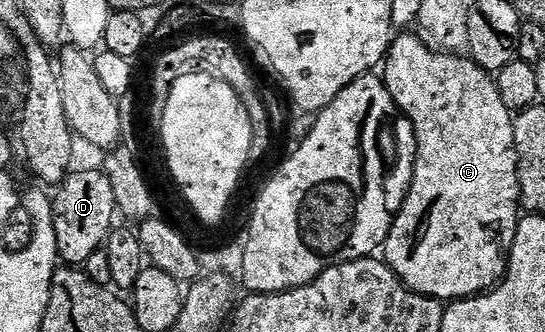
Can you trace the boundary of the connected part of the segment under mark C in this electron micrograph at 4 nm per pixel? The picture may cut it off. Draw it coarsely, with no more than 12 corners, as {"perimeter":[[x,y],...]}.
{"perimeter":[[472,58],[383,61],[417,161],[383,259],[411,291],[497,287],[522,215],[514,113]]}

